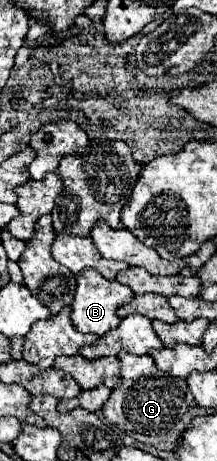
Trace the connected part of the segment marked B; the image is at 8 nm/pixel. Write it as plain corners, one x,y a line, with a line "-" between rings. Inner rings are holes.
86,269
82,271
78,277
78,287
76,287
76,295
72,301
72,321
74,327
82,333
94,333
94,335
108,335
112,329
116,329
120,325
120,317
116,315
118,307
122,307
124,303
134,299
134,293
130,287
118,283
118,281
110,281
104,279
98,271
94,269

